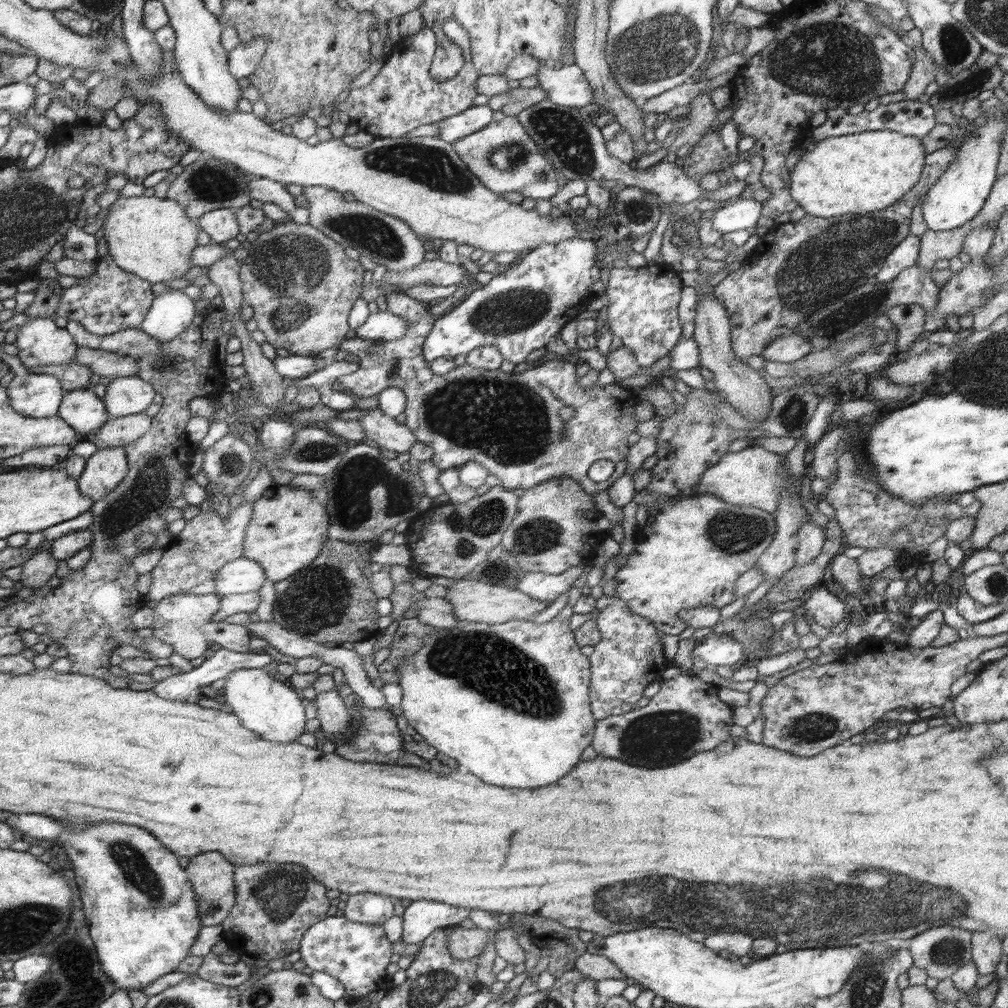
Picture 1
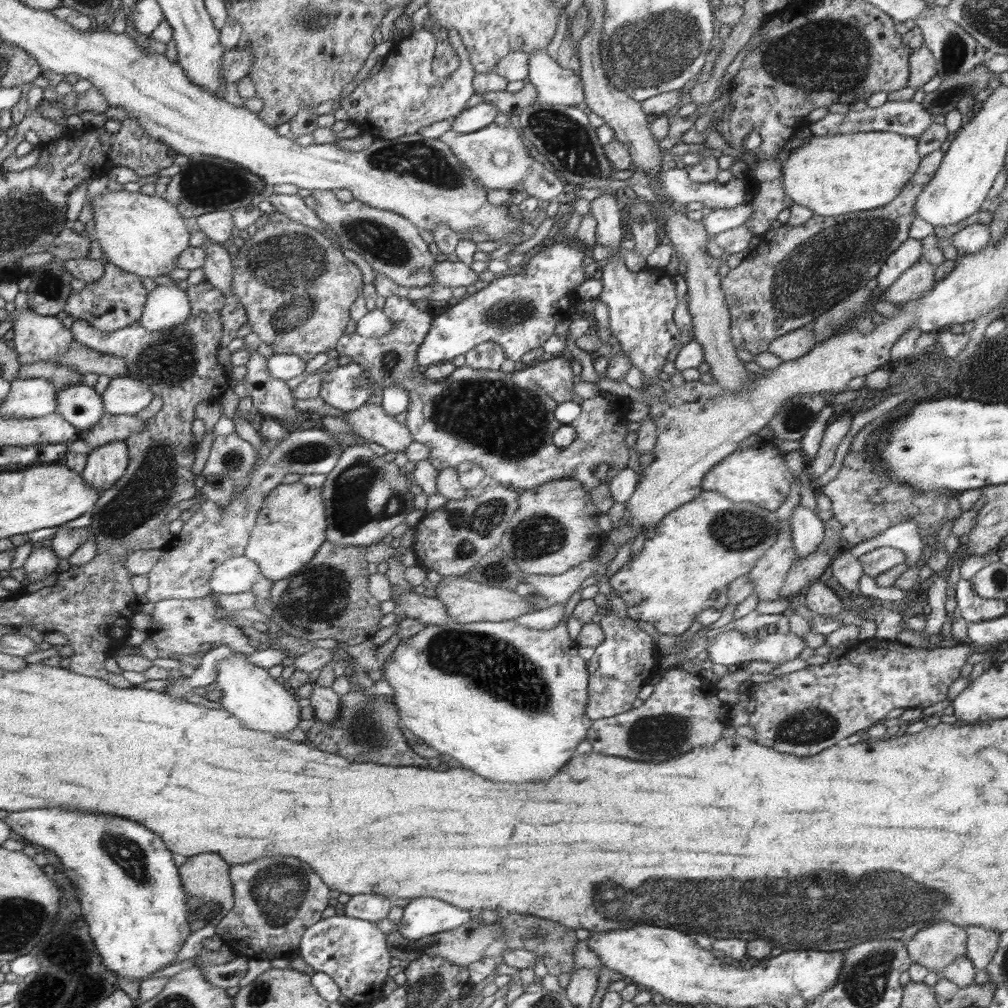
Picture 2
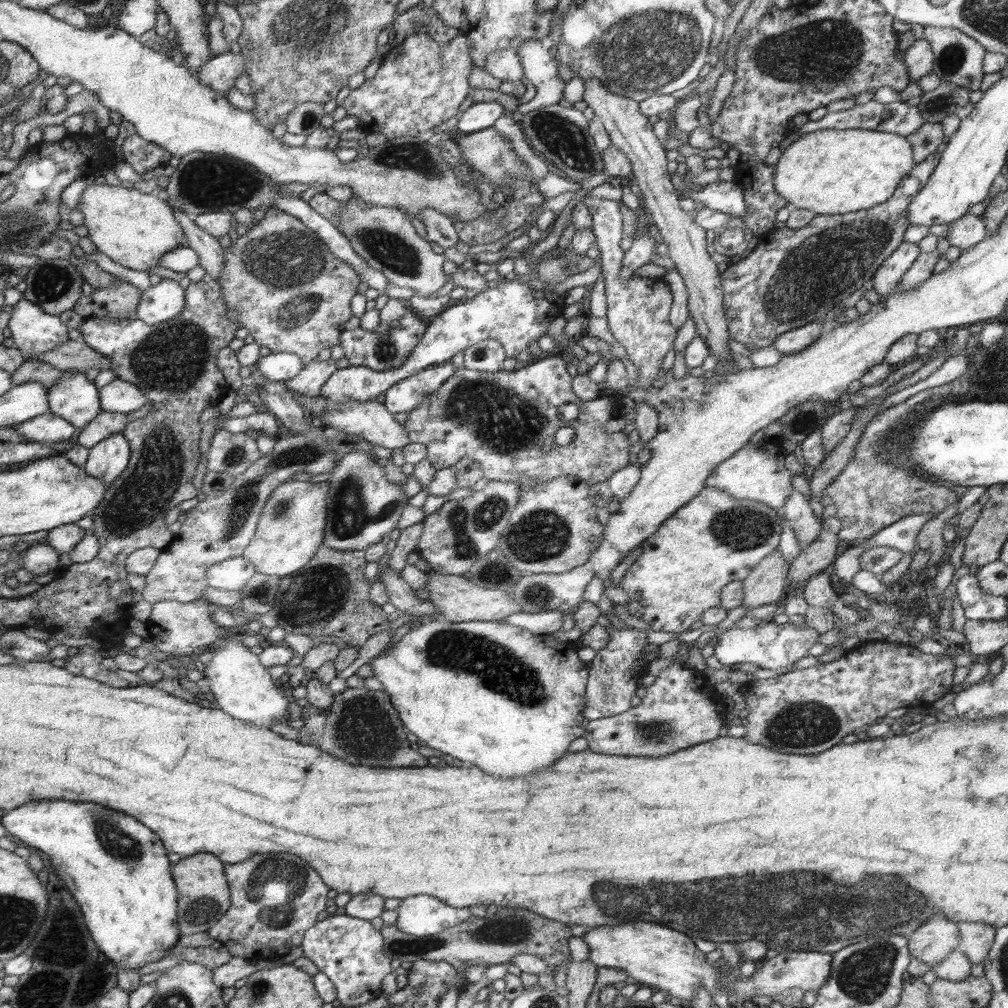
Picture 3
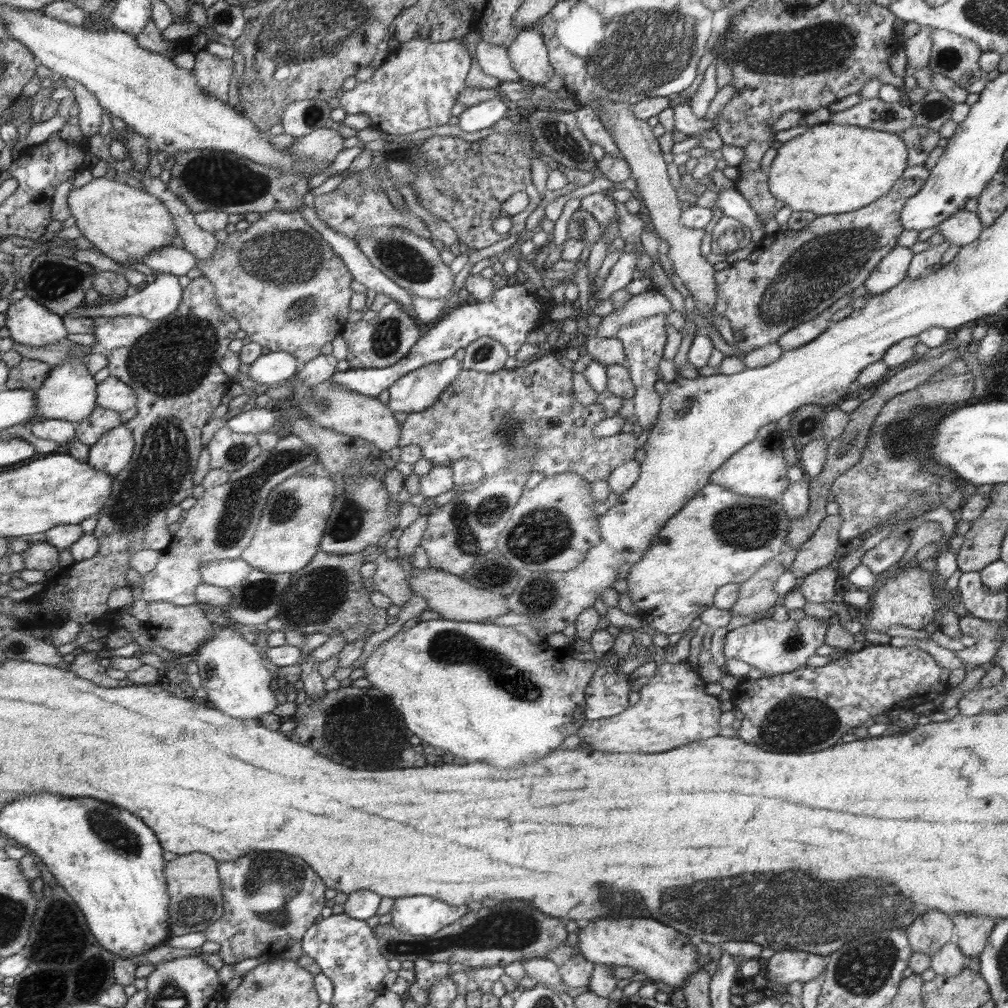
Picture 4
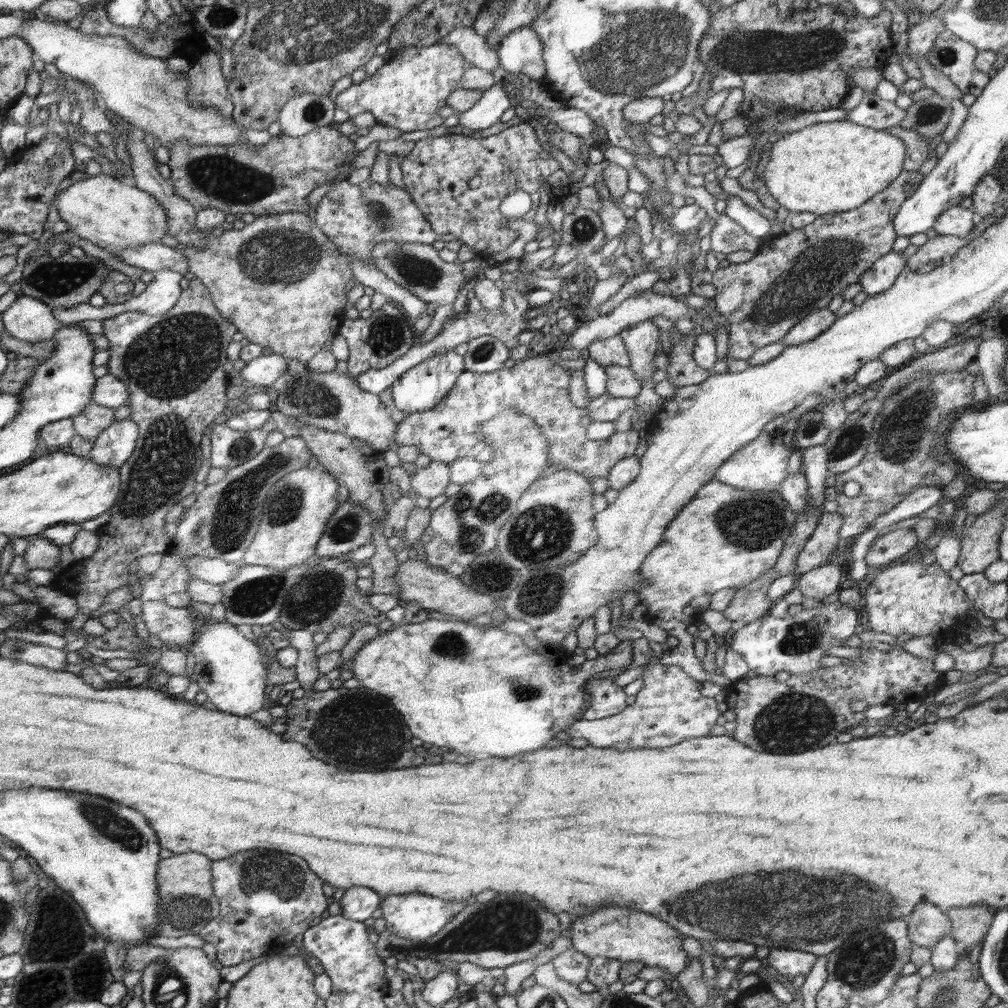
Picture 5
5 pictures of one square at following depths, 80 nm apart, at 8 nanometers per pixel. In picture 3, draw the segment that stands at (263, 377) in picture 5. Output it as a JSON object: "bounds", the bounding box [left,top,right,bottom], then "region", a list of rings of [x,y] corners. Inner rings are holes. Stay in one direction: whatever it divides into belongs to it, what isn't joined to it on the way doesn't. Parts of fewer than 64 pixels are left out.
{"bounds":[255,352,304,382],"region":[[[272,352],[255,363],[256,370],[260,370],[264,378],[278,382],[298,376],[304,366],[297,354],[284,352]]]}

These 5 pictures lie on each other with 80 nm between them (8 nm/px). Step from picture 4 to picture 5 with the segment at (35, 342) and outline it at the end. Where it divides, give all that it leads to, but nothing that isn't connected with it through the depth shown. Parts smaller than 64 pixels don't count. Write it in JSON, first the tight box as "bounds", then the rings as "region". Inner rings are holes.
{"bounds":[3,295,63,342],"region":[[[28,295],[17,297],[3,313],[6,330],[24,342],[50,340],[63,328],[54,310],[40,299]]]}

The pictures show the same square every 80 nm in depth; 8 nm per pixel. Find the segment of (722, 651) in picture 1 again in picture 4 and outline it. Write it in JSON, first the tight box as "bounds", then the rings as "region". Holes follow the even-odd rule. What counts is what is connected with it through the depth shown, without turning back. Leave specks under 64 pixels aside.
{"bounds":[724,615,829,677],"region":[[[807,615],[798,620],[789,618],[785,622],[763,617],[727,632],[724,656],[726,659],[735,658],[746,662],[751,667],[761,670],[766,677],[793,673],[795,670],[806,668],[806,660],[815,655],[816,650],[825,644],[829,625],[829,622],[824,623],[821,619]]]}

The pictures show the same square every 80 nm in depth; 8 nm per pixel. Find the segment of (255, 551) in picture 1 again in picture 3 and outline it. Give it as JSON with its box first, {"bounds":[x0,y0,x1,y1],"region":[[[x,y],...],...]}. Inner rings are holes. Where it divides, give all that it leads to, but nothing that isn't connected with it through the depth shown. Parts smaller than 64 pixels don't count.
{"bounds":[243,481,329,579],"region":[[[286,481],[278,488],[275,488],[263,506],[254,538],[246,547],[243,558],[250,560],[258,573],[280,577],[280,579],[298,573],[298,570],[305,569],[312,561],[314,554],[325,542],[325,528],[329,516],[328,492],[328,481],[318,483],[312,481]]]}

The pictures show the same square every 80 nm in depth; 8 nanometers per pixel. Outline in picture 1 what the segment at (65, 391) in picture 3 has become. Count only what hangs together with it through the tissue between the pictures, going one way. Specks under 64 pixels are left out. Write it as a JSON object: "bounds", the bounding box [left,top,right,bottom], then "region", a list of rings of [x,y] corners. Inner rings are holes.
{"bounds":[57,388,110,438],"region":[[[92,388],[66,391],[57,415],[65,419],[83,438],[102,429],[110,419],[103,399],[97,397]]]}

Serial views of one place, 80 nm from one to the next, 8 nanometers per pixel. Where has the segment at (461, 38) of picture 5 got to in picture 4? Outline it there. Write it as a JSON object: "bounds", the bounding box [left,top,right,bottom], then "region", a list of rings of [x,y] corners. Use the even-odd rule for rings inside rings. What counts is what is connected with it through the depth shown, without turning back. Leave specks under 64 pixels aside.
{"bounds":[476,40,522,83],"region":[[[482,40],[477,44],[476,58],[482,70],[498,78],[501,83],[522,81],[519,72],[513,67],[507,48]]]}

